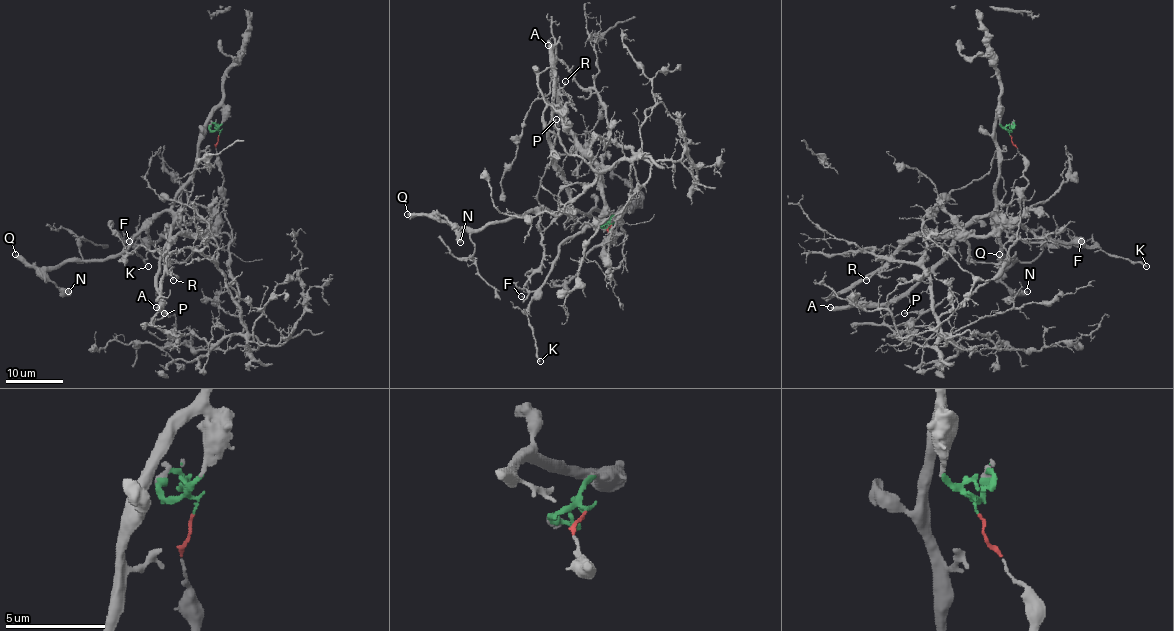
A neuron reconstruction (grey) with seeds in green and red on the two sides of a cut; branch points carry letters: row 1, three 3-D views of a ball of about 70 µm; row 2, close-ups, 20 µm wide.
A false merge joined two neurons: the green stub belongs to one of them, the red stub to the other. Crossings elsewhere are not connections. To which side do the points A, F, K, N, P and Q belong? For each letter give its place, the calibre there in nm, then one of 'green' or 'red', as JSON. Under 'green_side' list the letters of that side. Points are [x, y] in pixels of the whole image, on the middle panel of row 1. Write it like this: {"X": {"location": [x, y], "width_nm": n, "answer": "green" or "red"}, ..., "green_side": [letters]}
{"A": {"location": [548, 45], "width_nm": 280, "answer": "green"}, "F": {"location": [521, 296], "width_nm": 100, "answer": "green"}, "K": {"location": [540, 361], "width_nm": 220, "answer": "green"}, "N": {"location": [460, 242], "width_nm": 700, "answer": "green"}, "P": {"location": [556, 119], "width_nm": 110, "answer": "green"}, "Q": {"location": [407, 214], "width_nm": 480, "answer": "green"}, "green_side": ["A", "F", "K", "N", "P", "Q"]}

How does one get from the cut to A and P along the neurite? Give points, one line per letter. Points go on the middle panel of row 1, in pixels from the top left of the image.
A: (611, 225), (614, 215), (607, 212), (564, 208), (568, 185), (552, 156), (549, 129), (554, 64), (548, 45)
P: (611, 225), (607, 212), (564, 208), (568, 185), (552, 156), (554, 107), (544, 98), (554, 133), (557, 118)

